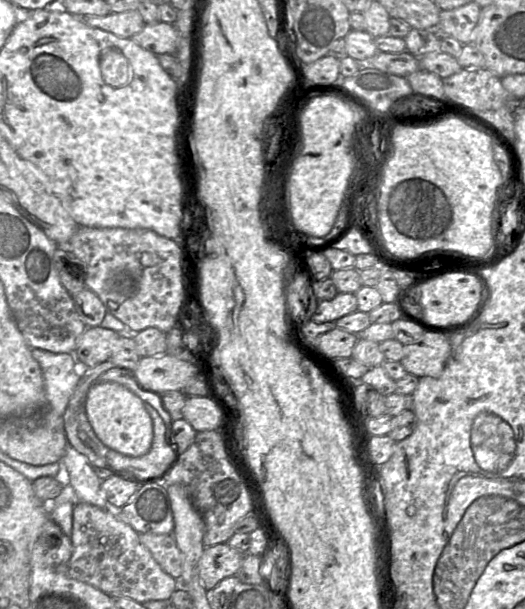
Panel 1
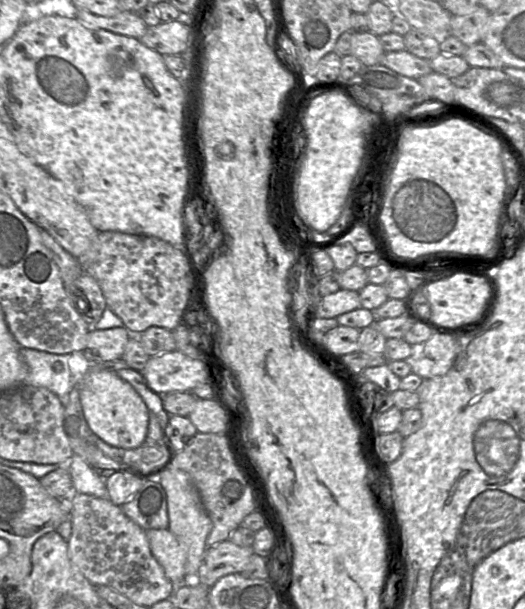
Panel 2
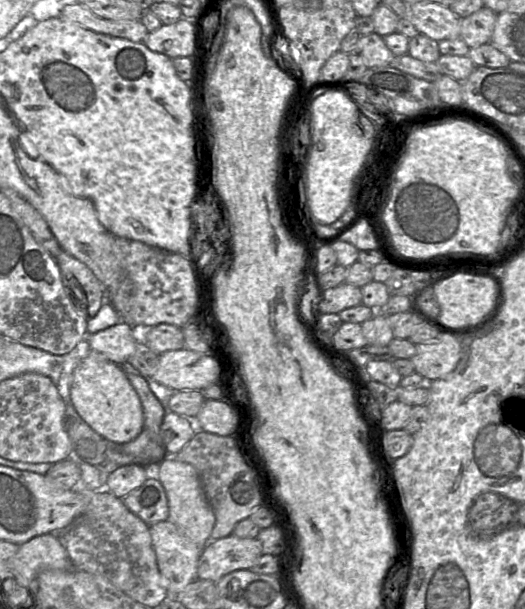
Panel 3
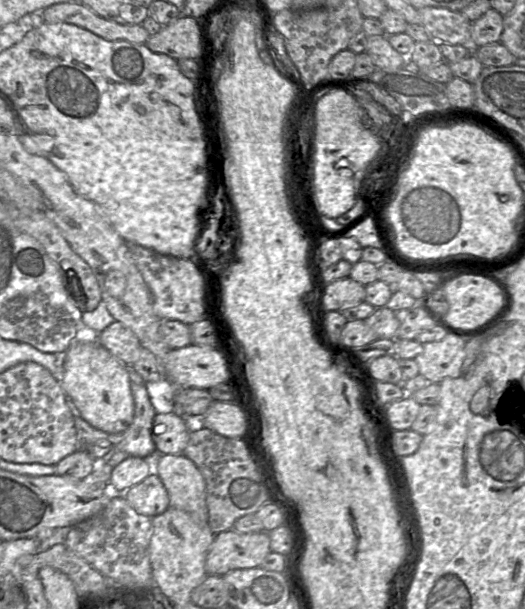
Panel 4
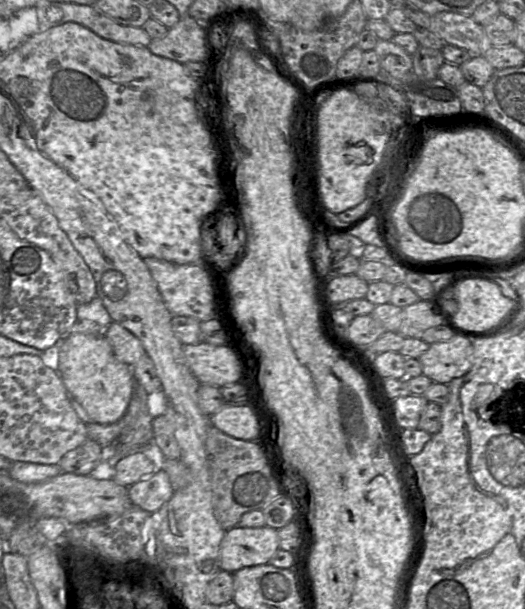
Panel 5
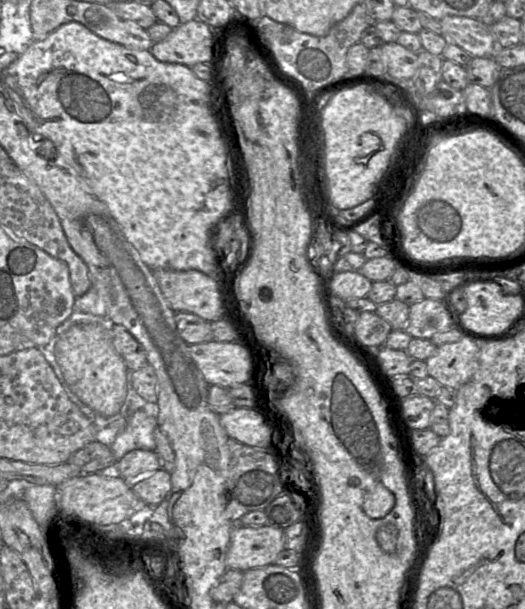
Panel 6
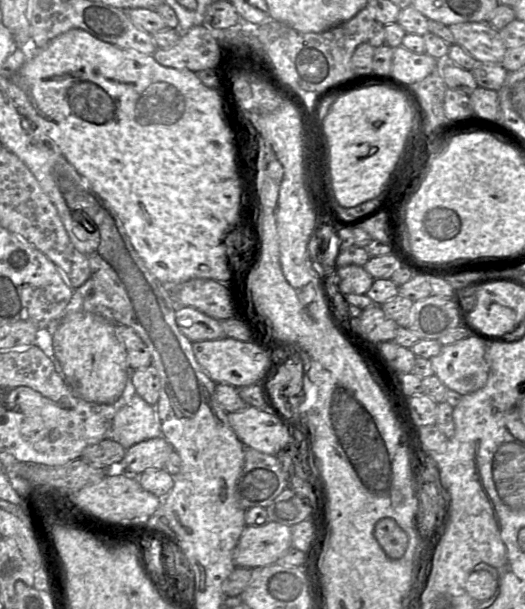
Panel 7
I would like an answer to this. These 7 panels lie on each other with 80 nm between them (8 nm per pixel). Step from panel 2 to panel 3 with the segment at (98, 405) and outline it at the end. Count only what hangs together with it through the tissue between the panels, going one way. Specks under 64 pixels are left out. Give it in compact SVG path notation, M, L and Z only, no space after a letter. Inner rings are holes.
M89 351L73 372L71 401L80 417L99 435L116 443L127 443L142 432L143 407L138 394L120 365Z

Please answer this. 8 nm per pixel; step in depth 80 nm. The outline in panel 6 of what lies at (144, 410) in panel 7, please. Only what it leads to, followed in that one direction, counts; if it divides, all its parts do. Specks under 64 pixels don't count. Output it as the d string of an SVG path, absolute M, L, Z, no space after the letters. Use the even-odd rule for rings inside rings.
M143 409L134 411L129 416L125 429L110 447L115 459L118 461L136 449L155 450L154 430L157 426L157 419Z

